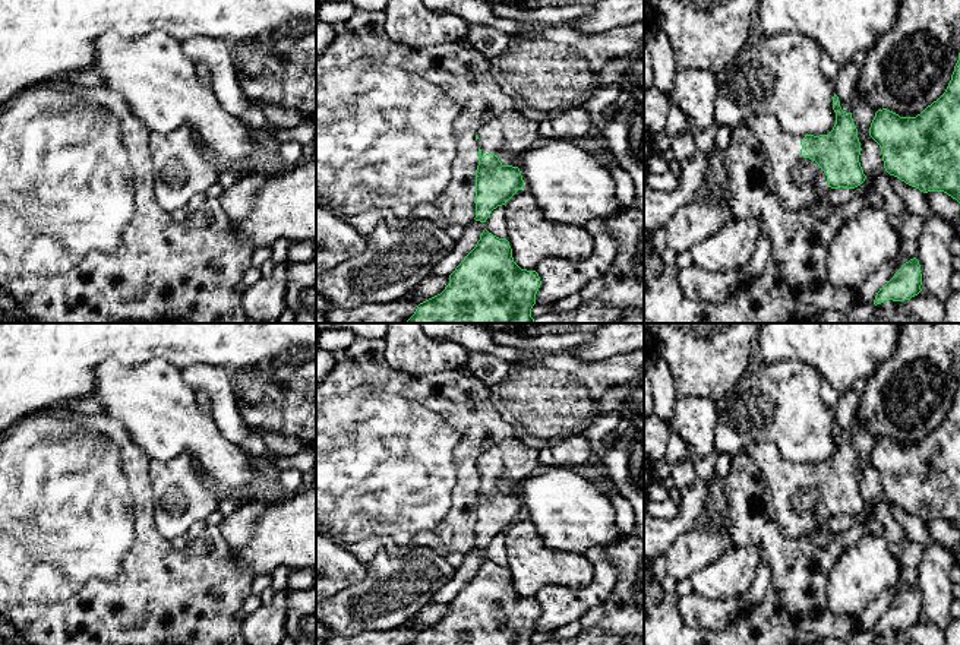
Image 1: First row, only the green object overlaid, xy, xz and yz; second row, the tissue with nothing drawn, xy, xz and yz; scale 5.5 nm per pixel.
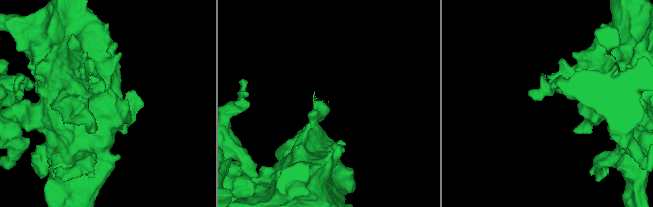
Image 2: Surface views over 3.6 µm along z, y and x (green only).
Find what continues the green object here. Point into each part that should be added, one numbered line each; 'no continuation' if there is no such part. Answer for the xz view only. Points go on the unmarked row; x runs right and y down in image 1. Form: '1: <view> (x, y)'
1: xz (510, 462)

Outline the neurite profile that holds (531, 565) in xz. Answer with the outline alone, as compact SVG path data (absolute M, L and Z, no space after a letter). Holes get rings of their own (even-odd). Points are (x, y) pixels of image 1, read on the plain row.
M518 518L505 532L508 569L514 589L527 598L536 598L547 585L578 589L594 576L591 560L585 554L550 550L543 544L534 524Z

